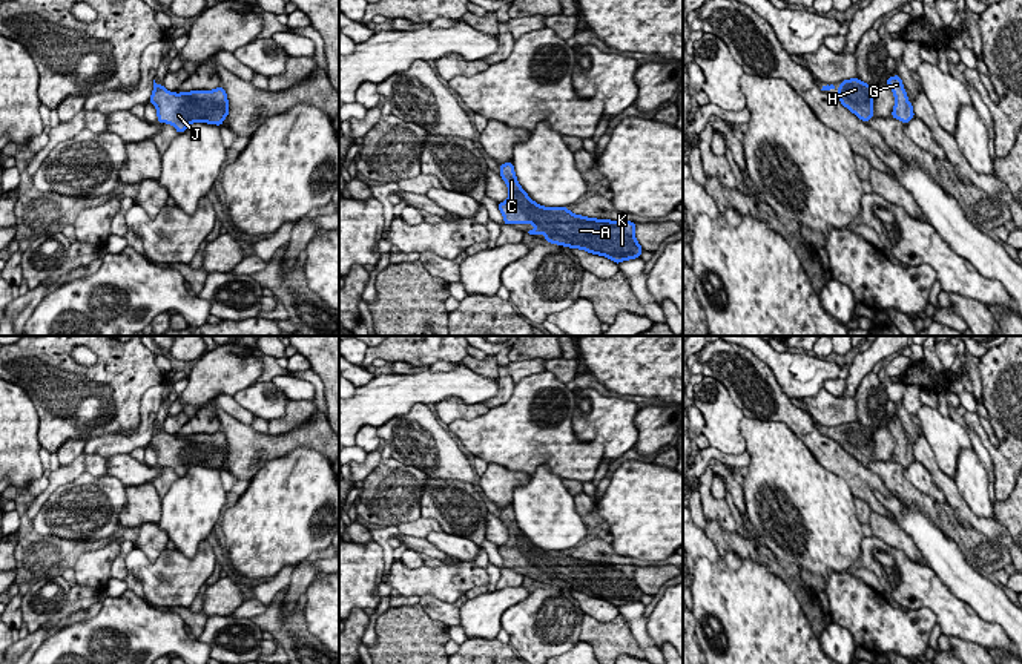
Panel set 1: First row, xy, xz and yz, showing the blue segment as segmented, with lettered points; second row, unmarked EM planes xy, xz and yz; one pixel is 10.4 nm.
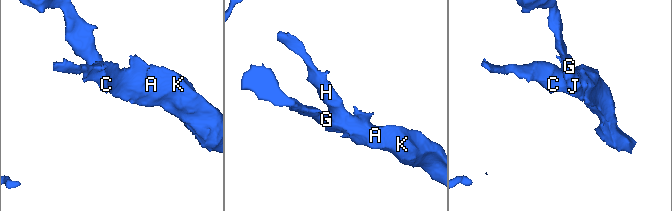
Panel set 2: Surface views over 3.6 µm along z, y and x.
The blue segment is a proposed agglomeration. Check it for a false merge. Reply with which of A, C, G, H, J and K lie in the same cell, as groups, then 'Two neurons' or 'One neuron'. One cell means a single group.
Groups: A C G H J K. One neuron

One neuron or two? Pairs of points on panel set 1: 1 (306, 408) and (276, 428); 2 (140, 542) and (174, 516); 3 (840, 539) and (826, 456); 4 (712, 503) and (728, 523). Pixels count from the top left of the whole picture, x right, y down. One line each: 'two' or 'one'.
1: one
2: two
3: two
4: one

